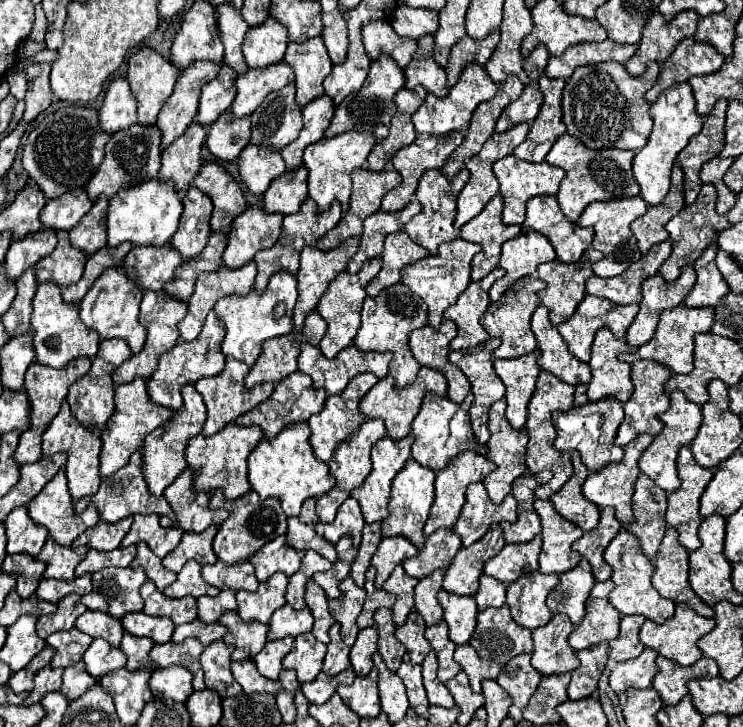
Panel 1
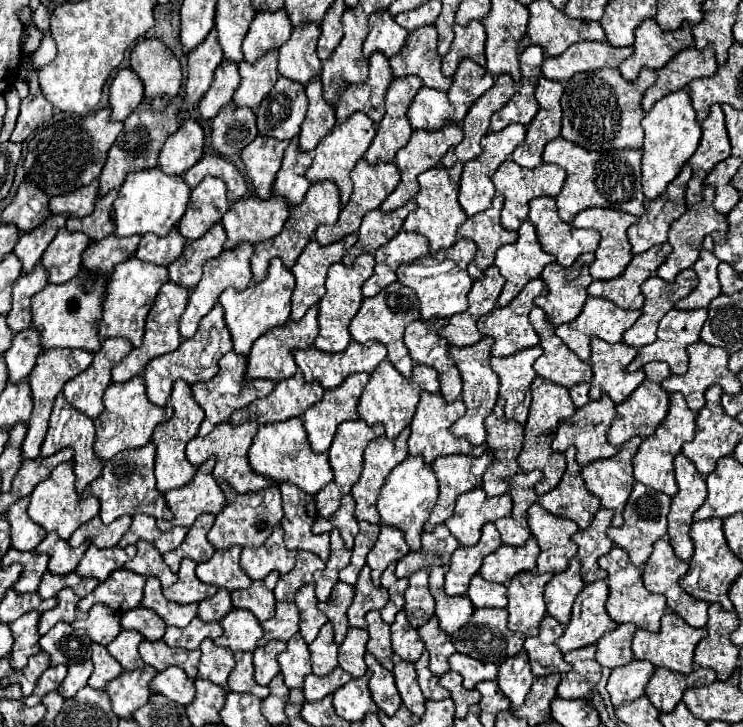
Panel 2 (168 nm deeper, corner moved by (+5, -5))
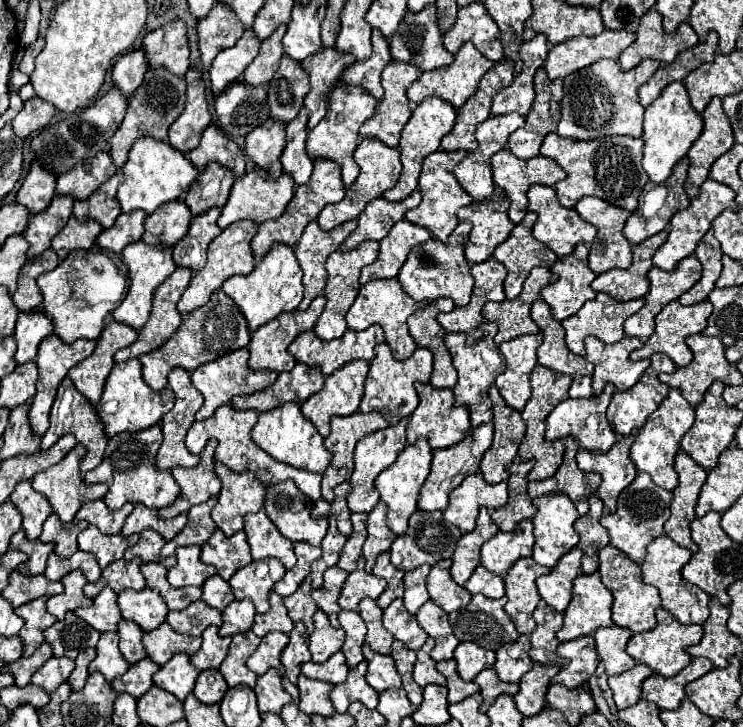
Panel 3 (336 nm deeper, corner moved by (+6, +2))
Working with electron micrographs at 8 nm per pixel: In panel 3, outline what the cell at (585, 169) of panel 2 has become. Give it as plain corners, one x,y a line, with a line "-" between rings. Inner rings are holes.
548,133
544,137
540,155
554,159
568,173
564,181
558,181
554,185
562,207
574,207
578,199
586,195
598,195
616,207
634,211
638,207
638,197
644,191
644,185
648,183
648,175
640,165
642,147
644,141
634,137
614,135
614,137
598,137
592,141
576,141
560,137
558,133

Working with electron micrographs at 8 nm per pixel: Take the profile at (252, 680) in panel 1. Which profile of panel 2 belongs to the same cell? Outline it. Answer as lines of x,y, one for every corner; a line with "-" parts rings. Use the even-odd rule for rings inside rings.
251,652
245,654
235,654
235,668
229,674
229,688
231,692
249,692
253,690
255,696
259,696
261,700
269,696
269,686
259,686
253,678
253,660
251,660

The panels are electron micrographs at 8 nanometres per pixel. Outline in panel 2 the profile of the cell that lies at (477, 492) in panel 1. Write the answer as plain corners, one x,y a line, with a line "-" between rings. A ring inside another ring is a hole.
473,488
457,498
455,516
445,522
451,534
461,546
473,546
479,542
481,528
485,522
495,522
511,514
511,496
503,494
487,498
483,488

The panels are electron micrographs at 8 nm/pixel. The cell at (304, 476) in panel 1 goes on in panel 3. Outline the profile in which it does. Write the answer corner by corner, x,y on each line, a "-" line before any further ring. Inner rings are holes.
284,403
272,411
260,413
258,423
252,429
252,441
276,461
288,463
296,469
322,473
330,463
330,453
324,447
324,439
320,437
318,429
302,415
298,403

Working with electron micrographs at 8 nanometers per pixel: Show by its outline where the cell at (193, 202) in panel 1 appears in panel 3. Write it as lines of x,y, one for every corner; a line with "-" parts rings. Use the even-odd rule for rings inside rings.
216,163
204,167
198,179
190,185
184,199
192,215
200,215
210,207
224,207
234,181
236,181
236,175
228,167
222,167

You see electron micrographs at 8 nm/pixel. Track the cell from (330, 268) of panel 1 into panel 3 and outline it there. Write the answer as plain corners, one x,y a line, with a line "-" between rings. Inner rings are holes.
310,221
304,229
304,235
300,237
298,245
294,247
294,253
300,261
300,267
304,271
304,299
300,303
300,311
306,311
314,297
322,295
326,287
326,269
324,263
330,253
334,253
344,239
356,229
356,221
348,221
332,231
320,229
316,221

